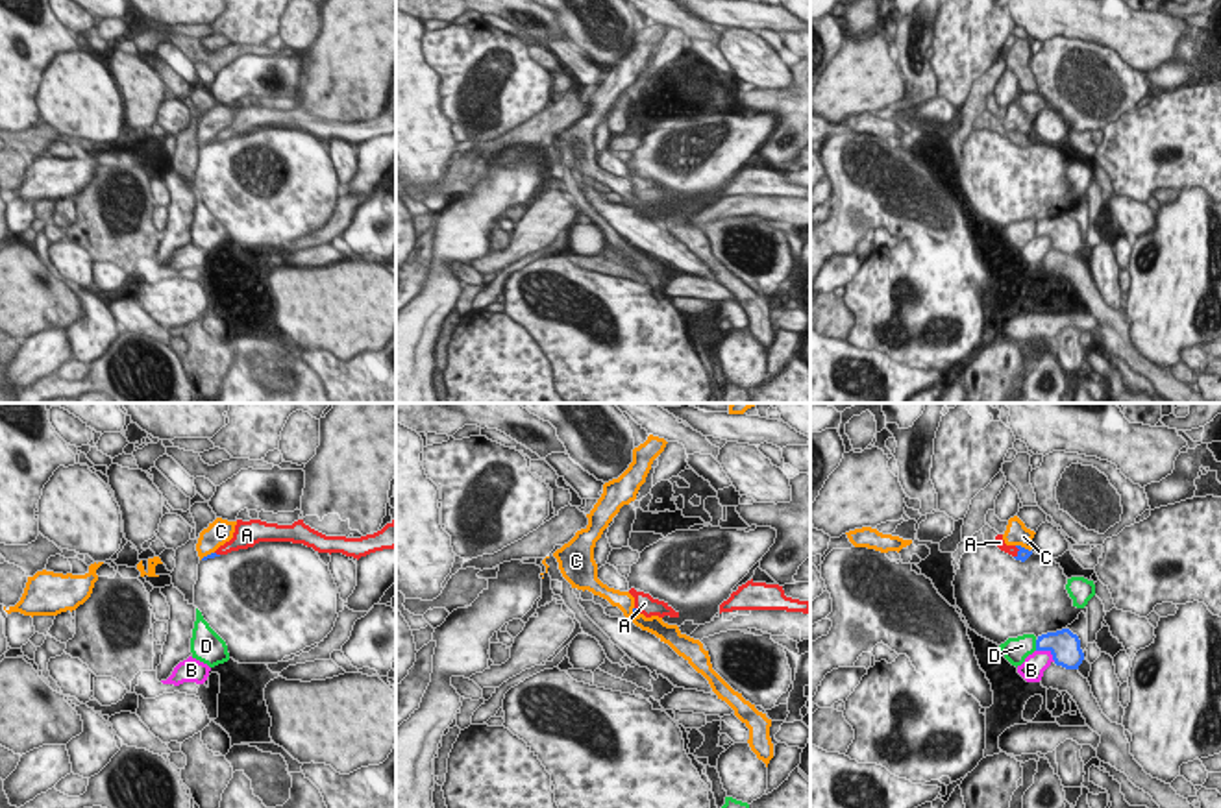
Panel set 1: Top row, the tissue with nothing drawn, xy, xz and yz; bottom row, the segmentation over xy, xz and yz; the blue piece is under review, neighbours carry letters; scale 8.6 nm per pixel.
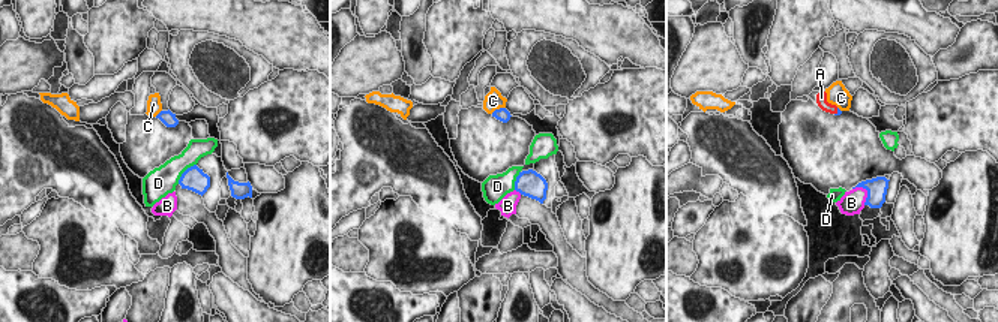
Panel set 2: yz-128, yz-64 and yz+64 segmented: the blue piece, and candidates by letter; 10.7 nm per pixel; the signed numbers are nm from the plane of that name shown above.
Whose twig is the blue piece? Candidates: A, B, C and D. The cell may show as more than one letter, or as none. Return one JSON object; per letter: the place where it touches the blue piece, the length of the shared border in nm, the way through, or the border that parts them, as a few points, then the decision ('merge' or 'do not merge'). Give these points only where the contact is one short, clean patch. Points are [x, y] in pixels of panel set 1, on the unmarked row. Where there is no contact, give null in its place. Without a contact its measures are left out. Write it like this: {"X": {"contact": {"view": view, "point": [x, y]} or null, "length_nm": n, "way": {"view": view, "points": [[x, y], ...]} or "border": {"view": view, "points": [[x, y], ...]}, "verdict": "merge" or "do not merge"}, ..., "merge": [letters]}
{"A": {"contact": {"view": "yz", "point": [1018, 137]}, "length_nm": 110, "way": {"view": "yz", "points": [[1023, 139], [1018, 137], [1007, 135], [999, 128]]}, "verdict": "merge"}, "B": {"contact": {"view": "yz", "point": [1048, 235]}, "length_nm": 200, "border": {"view": "yz", "points": [[1036, 235], [1046, 235], [1055, 246]]}, "verdict": "do not merge"}, "C": {"contact": {"view": "yz", "point": [1023, 134]}, "length_nm": 140, "border": {"view": "yz", "points": [[1016, 130], [1029, 137]]}, "verdict": "do not merge"}, "D": {"contact": {"view": "yz", "point": [1036, 232]}, "length_nm": 100, "verdict": "do not merge"}, "merge": ["A"]}

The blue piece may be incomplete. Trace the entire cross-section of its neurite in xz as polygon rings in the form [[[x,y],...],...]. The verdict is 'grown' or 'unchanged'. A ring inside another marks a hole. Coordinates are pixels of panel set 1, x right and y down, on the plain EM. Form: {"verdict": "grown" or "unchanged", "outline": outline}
{"verdict": "grown", "outline": [[[631,174],[629,179],[635,183],[633,200],[636,200],[636,202],[644,200],[646,203],[651,203],[651,202],[679,203],[679,198],[675,198],[668,189],[653,185],[649,179],[636,178],[635,174]]]}

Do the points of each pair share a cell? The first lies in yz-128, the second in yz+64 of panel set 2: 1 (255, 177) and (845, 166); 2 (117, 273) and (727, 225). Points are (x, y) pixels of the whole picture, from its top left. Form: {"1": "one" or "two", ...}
{"1": "one", "2": "one"}

